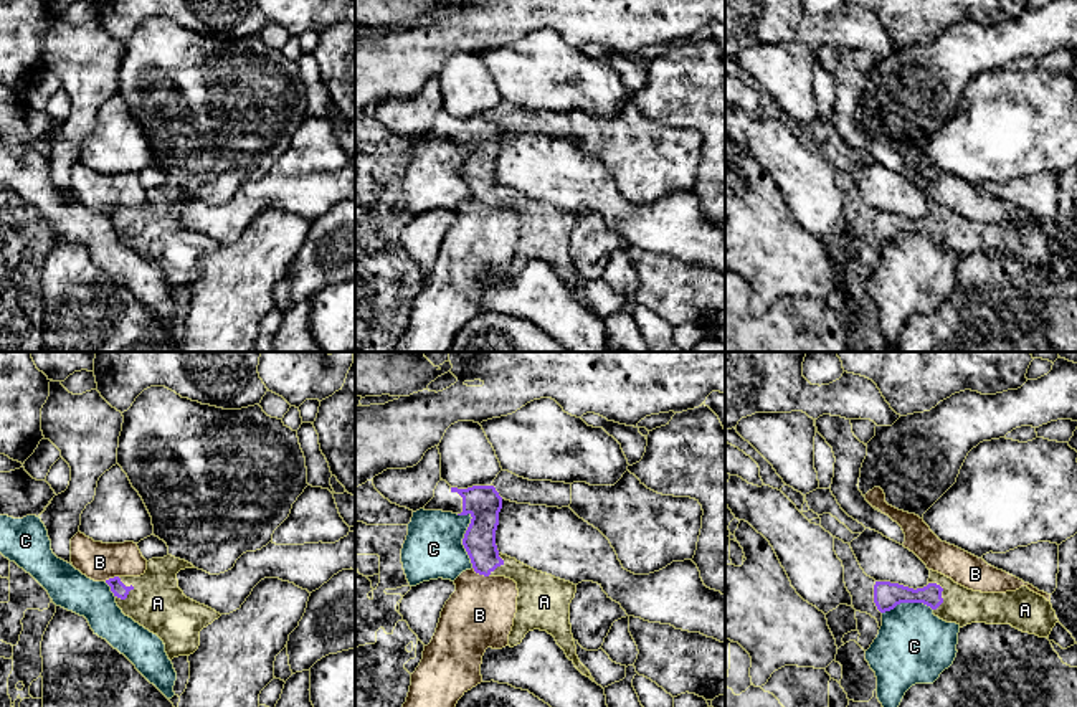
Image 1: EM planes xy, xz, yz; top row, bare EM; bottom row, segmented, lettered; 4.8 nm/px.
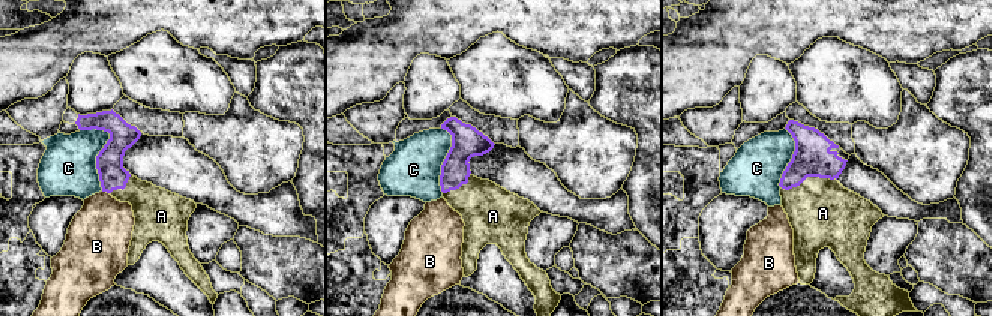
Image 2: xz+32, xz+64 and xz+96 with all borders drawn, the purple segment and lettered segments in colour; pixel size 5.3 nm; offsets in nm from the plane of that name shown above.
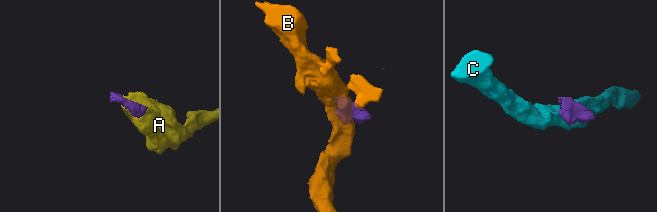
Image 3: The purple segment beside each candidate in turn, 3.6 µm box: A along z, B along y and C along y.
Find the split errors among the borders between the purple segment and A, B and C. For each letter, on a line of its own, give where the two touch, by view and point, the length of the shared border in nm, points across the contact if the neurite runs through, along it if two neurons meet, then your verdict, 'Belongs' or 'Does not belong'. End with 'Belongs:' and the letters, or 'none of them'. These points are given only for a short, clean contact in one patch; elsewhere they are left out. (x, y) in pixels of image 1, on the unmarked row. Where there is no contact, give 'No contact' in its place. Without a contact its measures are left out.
A: Touches purple at xy (131, 218). Shared border 120 nm. Belongs
B: Touches purple at xz (479, 204). Shared border 90 nm. Boundary: xz (473, 197), (488, 207). Does not belong
C: Touches purple at xz (464, 166). Shared border 280 nm. Does not belong
Belongs: A

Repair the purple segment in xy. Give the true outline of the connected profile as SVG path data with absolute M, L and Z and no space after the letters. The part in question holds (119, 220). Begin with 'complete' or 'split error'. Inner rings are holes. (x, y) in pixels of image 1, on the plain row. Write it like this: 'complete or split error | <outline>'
split error | M167 185L149 190L140 206L106 210L122 243L157 264L170 291L193 284L200 276L200 261L221 246L183 225L177 203L185 198L195 197Z

